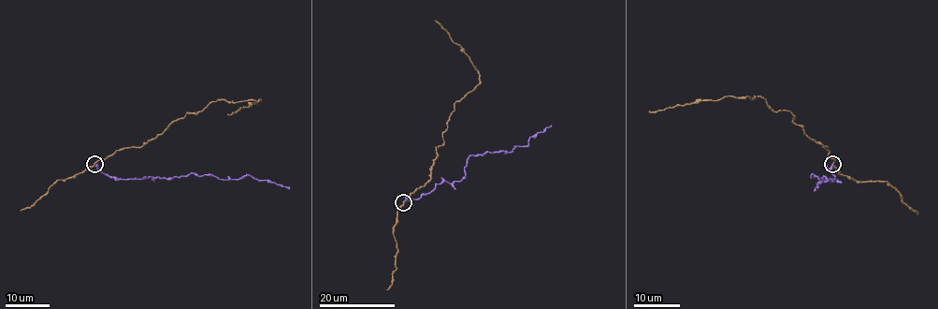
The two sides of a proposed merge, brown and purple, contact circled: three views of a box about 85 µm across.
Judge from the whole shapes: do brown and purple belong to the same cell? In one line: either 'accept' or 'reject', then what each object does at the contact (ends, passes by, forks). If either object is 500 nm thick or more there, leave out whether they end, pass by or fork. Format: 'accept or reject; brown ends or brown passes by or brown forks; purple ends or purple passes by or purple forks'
reject; brown passes by; purple ends

